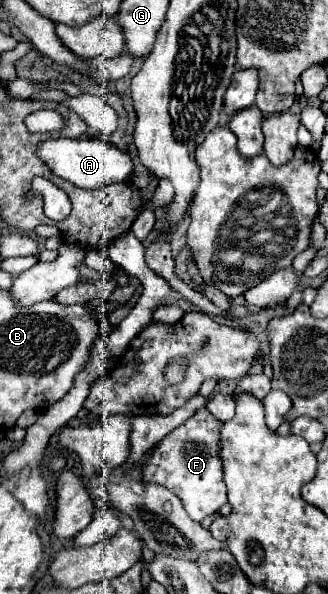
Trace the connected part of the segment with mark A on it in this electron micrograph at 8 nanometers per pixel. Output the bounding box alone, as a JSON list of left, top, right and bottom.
[36,137,134,189]

